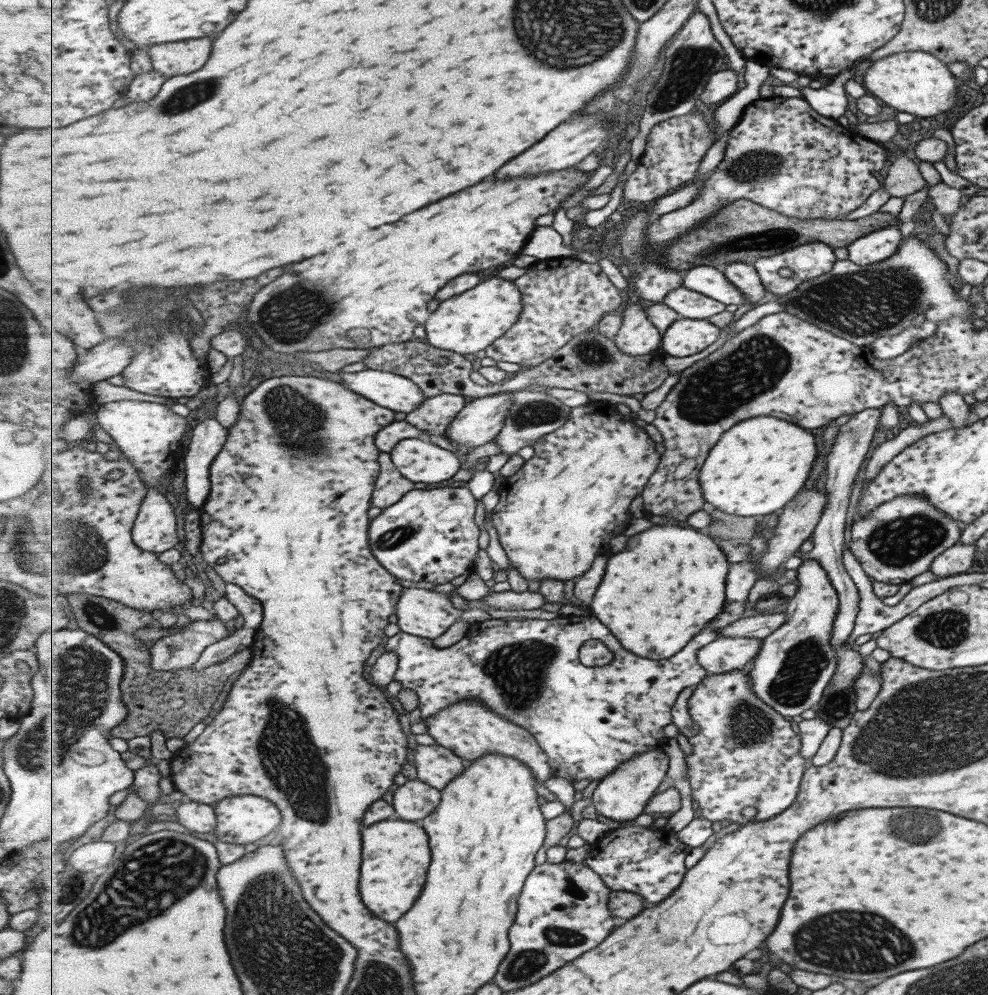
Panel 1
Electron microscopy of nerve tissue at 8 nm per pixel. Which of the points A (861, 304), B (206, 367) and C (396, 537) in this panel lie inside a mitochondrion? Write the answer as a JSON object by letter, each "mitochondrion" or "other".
{"A":"mitochondrion","B":"other","C":"mitochondrion"}

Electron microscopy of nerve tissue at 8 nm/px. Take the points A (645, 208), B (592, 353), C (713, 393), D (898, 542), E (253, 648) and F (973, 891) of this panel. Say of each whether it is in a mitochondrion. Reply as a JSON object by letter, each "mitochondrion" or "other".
{"A":"other","B":"mitochondrion","C":"mitochondrion","D":"mitochondrion","E":"other","F":"other"}

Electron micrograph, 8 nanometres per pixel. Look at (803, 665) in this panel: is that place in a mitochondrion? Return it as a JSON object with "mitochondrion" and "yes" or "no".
{"mitochondrion":"yes"}

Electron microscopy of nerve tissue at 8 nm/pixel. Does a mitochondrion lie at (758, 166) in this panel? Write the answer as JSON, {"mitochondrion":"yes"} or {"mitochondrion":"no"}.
{"mitochondrion":"yes"}

